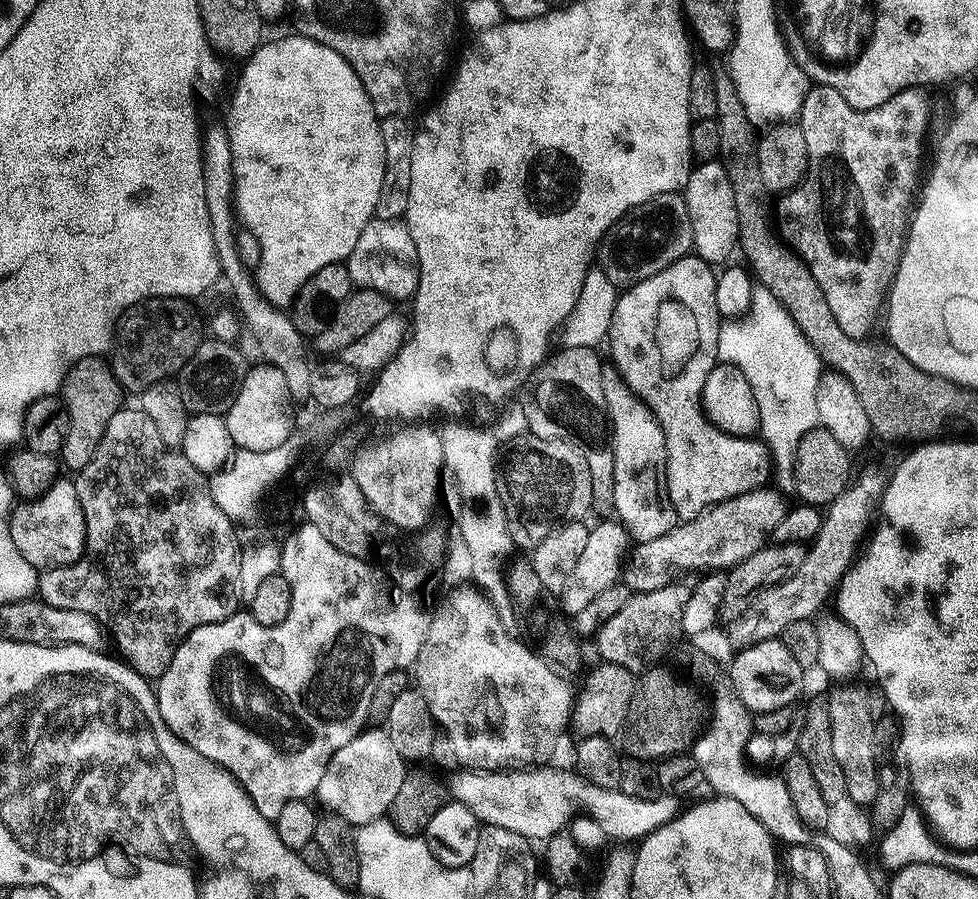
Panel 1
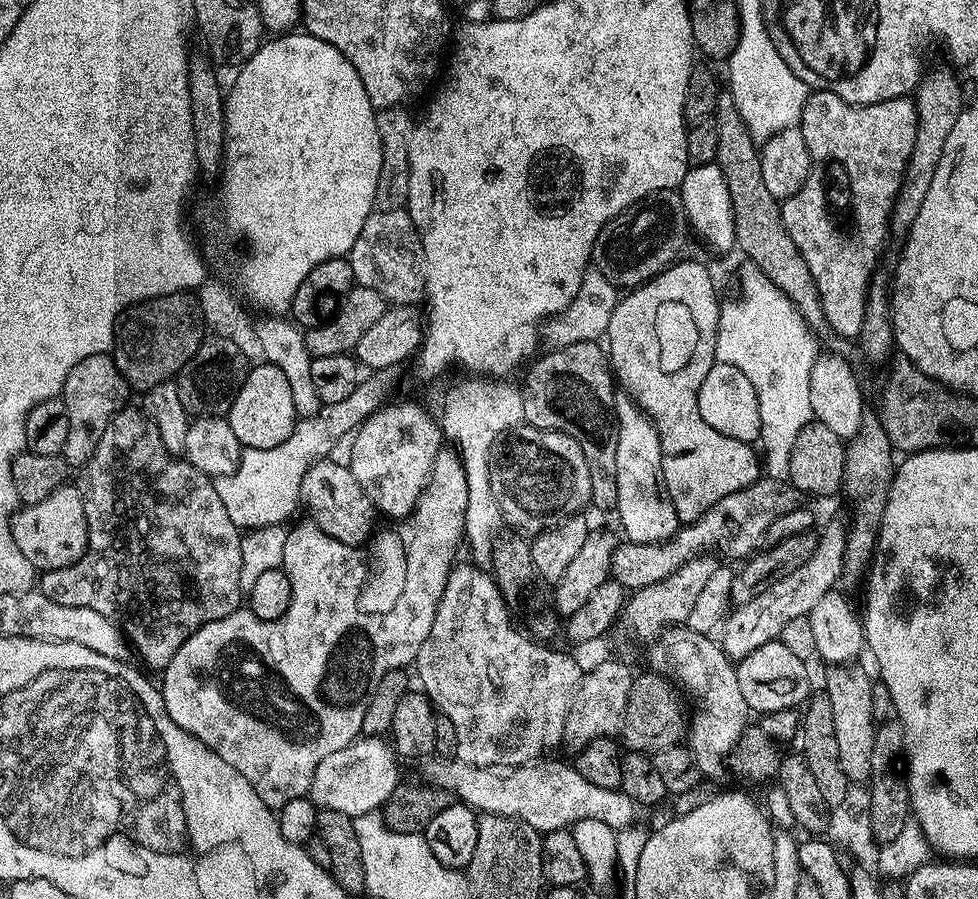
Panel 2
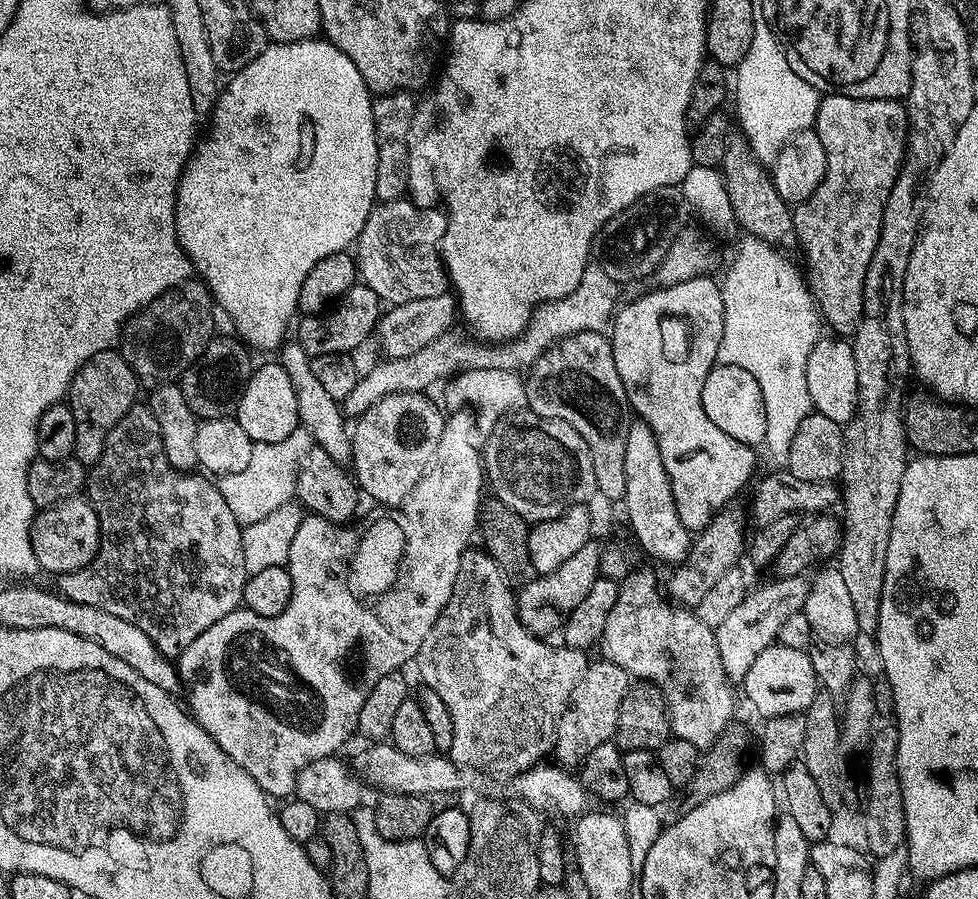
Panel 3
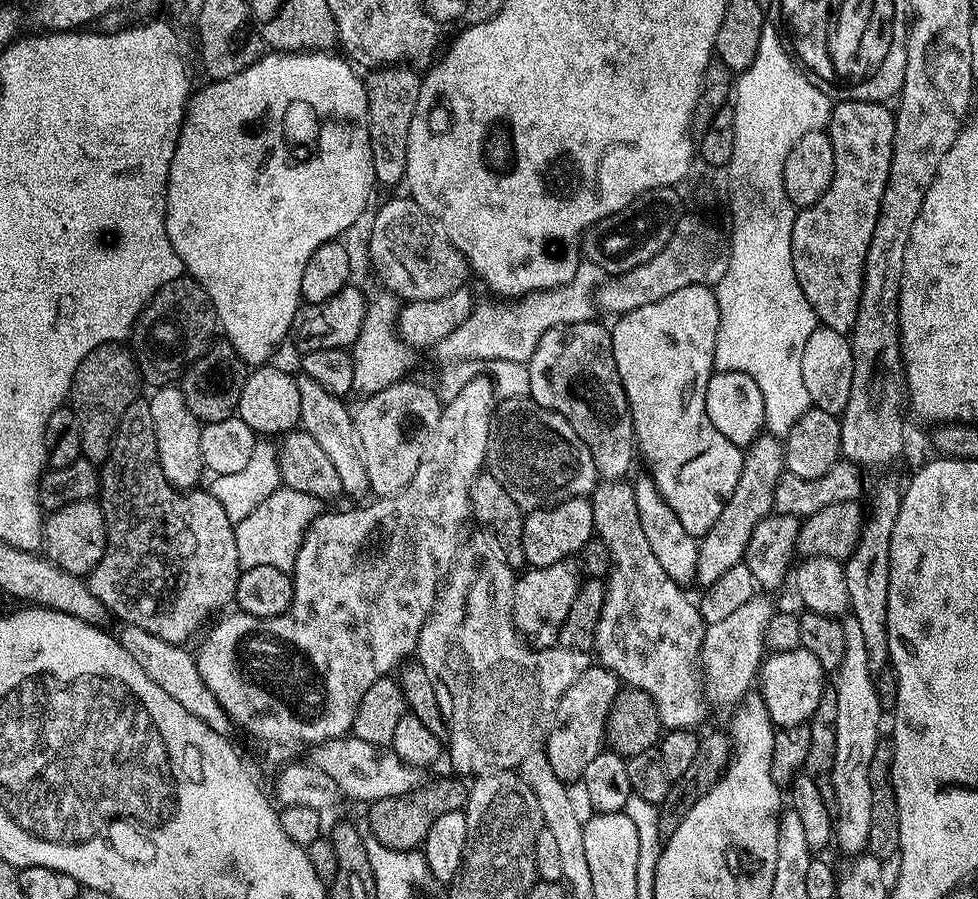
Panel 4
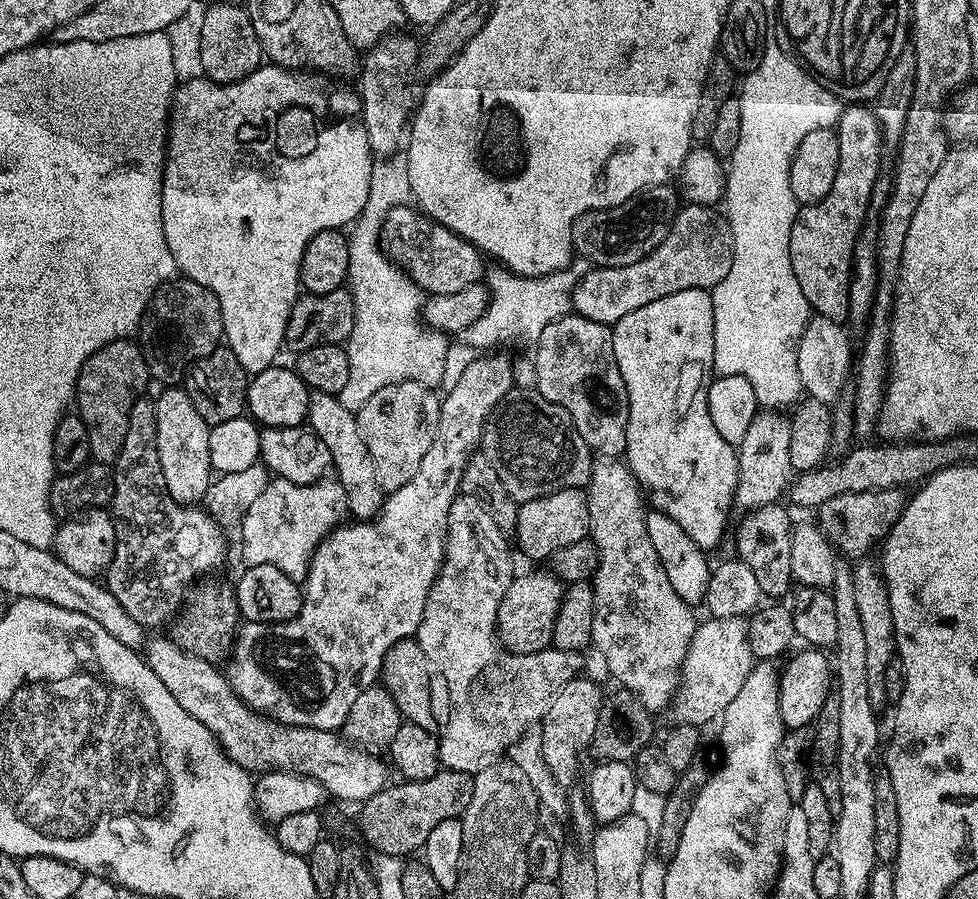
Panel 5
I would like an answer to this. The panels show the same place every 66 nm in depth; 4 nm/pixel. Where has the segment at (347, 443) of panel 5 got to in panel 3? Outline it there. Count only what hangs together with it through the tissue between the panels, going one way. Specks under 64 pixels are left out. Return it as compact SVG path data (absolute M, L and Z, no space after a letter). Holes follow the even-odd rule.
M288 342L279 349L278 363L290 374L290 382L294 385L294 398L298 398L298 414L304 429L312 433L316 448L321 448L340 465L347 465L352 459L352 438L350 424L346 419L341 401L330 398L330 393L321 386L312 369L312 357L295 342Z

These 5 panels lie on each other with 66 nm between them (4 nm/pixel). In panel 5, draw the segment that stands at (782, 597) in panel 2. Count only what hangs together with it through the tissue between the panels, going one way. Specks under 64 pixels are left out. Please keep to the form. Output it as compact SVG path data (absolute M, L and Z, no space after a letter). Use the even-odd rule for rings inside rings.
M704 618L697 623L694 638L686 650L684 664L680 667L680 683L676 689L673 712L680 722L695 722L705 726L711 720L719 721L726 706L734 702L746 678L754 667L754 657L748 641L748 621L738 618Z

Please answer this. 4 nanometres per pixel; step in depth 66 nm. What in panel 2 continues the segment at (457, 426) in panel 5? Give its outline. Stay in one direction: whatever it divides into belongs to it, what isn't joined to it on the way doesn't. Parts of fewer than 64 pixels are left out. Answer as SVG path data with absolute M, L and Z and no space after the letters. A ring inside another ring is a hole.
M444 448L436 456L431 478L428 480L428 485L412 514L395 523L398 525L392 527L391 530L384 530L380 534L378 532L373 537L370 544L370 547L372 546L370 559L376 564L376 573L379 573L379 579L373 580L371 588L365 592L364 598L362 598L362 608L350 608L350 602L342 606L342 602L344 602L344 600L340 600L342 596L334 596L334 586L330 586L330 582L328 582L328 552L336 550L336 540L324 533L315 522L308 520L305 521L306 524L298 524L294 528L292 526L287 531L284 558L281 565L291 584L290 606L286 610L286 614L277 620L263 620L255 616L253 612L237 610L226 618L218 618L214 622L202 626L190 638L186 638L186 642L182 642L178 654L174 654L174 658L170 658L170 662L162 670L164 709L170 714L172 721L182 730L186 730L186 734L190 734L200 744L204 744L214 754L218 754L218 758L222 758L222 762L234 766L234 770L238 770L238 774L242 774L242 778L246 778L246 782L250 782L250 786L254 788L254 794L258 794L258 798L267 808L278 810L282 806L286 806L286 802L290 802L294 798L305 798L311 793L312 779L318 770L318 762L322 762L322 758L326 758L329 754L334 754L334 750L342 750L346 746L344 740L336 739L339 736L356 738L361 735L362 718L366 718L366 706L372 696L372 691L378 686L378 682L382 682L382 678L390 670L409 667L415 661L423 642L426 642L426 638L429 637L430 630L433 628L433 620L437 614L437 607L441 602L441 596L448 584L448 577L456 562L454 558L458 546L462 544L464 538L467 505L466 474L459 455L452 450L451 452L448 451L448 448Z

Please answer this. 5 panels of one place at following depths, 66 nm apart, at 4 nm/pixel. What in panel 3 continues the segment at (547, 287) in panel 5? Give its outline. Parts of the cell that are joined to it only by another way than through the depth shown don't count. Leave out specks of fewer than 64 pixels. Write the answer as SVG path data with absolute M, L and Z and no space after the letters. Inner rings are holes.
M590 262L582 274L582 282L574 289L574 294L566 294L566 298L551 300L548 304L541 304L532 313L530 322L524 331L514 340L507 342L481 342L475 338L467 340L459 336L456 330L442 333L434 338L428 346L423 346L418 353L396 359L381 359L381 364L373 366L369 372L361 375L359 382L350 390L350 394L342 401L342 411L345 417L358 418L374 402L386 398L395 392L422 392L427 393L431 384L439 380L448 382L460 372L470 370L506 370L524 374L531 369L533 364L542 358L542 354L552 344L557 344L562 338L570 334L583 332L604 332L611 325L614 313L617 311L616 299L620 296L621 285L602 265Z

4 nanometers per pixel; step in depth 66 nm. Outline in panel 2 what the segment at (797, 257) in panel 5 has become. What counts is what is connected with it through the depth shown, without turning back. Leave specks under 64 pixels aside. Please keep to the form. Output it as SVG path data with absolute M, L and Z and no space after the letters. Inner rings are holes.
M816 90L809 95L800 115L799 130L812 152L812 173L789 200L780 205L780 216L788 233L798 246L802 258L810 266L810 274L824 307L825 321L840 336L859 337L868 305L868 290L874 283L872 271L884 248L888 224L893 223L892 210L904 185L908 163L912 158L918 134L918 114L915 99L899 96L877 104L851 104L827 90Z

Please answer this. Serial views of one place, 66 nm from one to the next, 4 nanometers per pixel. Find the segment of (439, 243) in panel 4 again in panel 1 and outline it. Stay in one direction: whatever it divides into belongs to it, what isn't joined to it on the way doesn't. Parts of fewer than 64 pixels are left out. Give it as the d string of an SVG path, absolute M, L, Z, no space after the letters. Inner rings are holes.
M373 218L366 230L362 230L346 263L352 283L357 289L372 288L376 292L385 292L398 302L404 299L407 301L416 294L420 267L414 238L410 238L407 223Z

